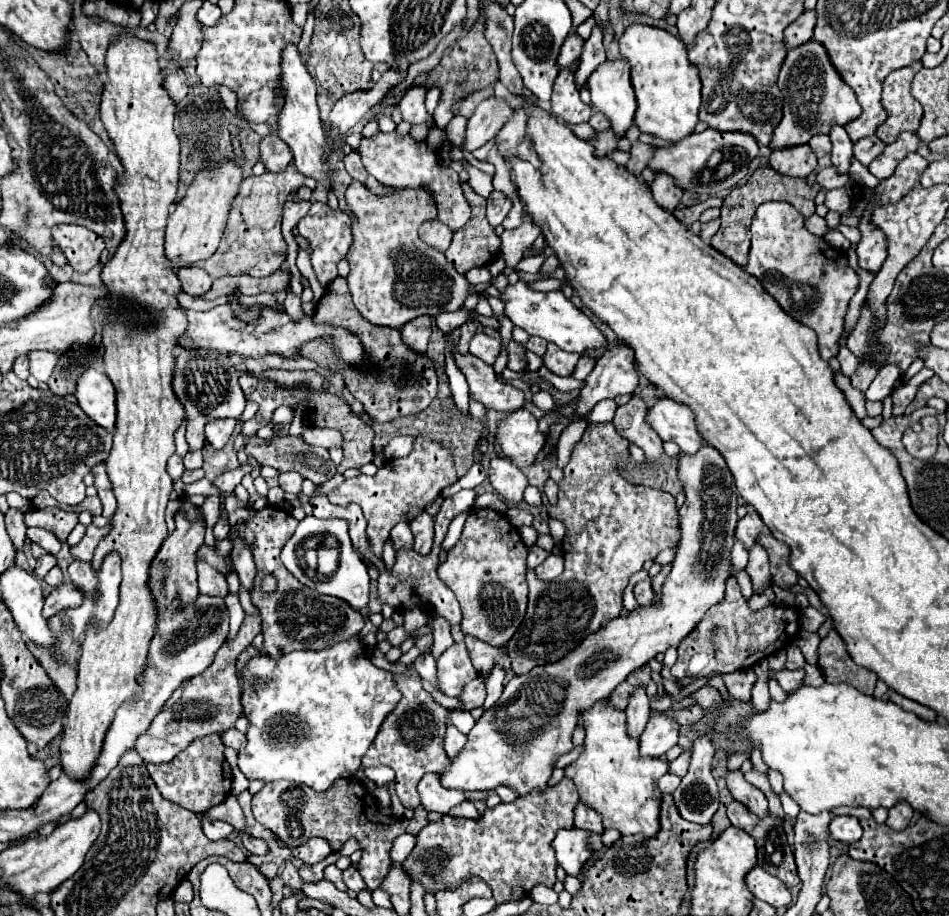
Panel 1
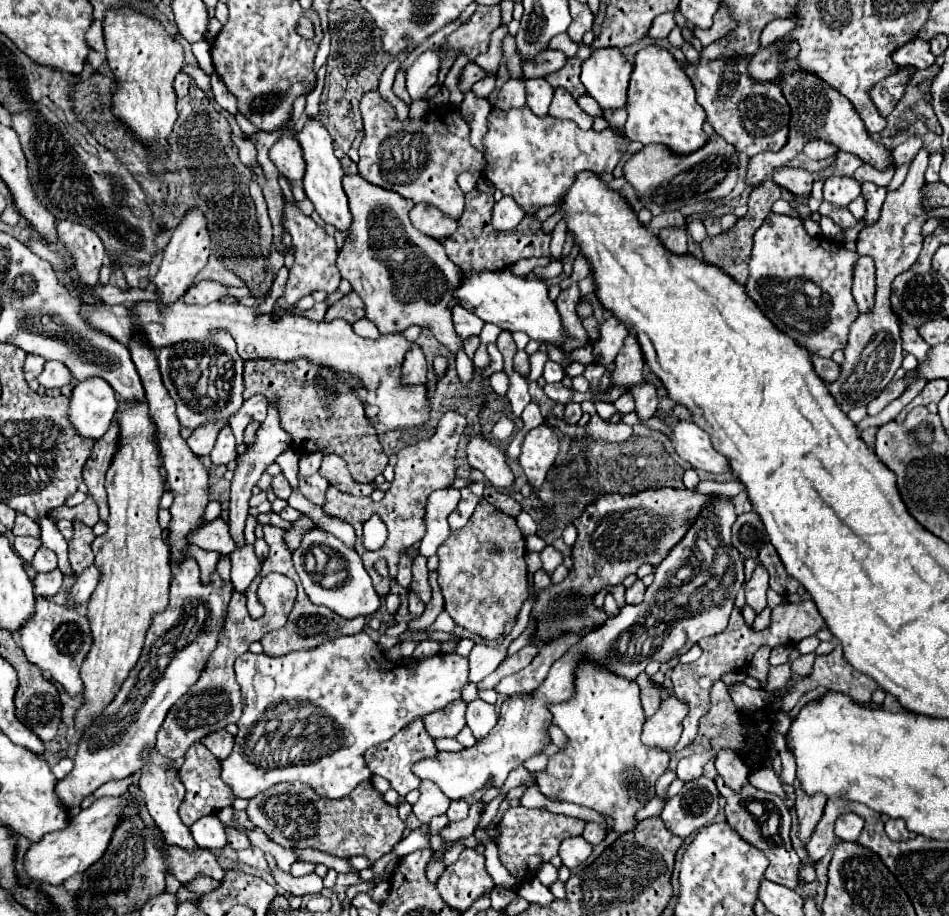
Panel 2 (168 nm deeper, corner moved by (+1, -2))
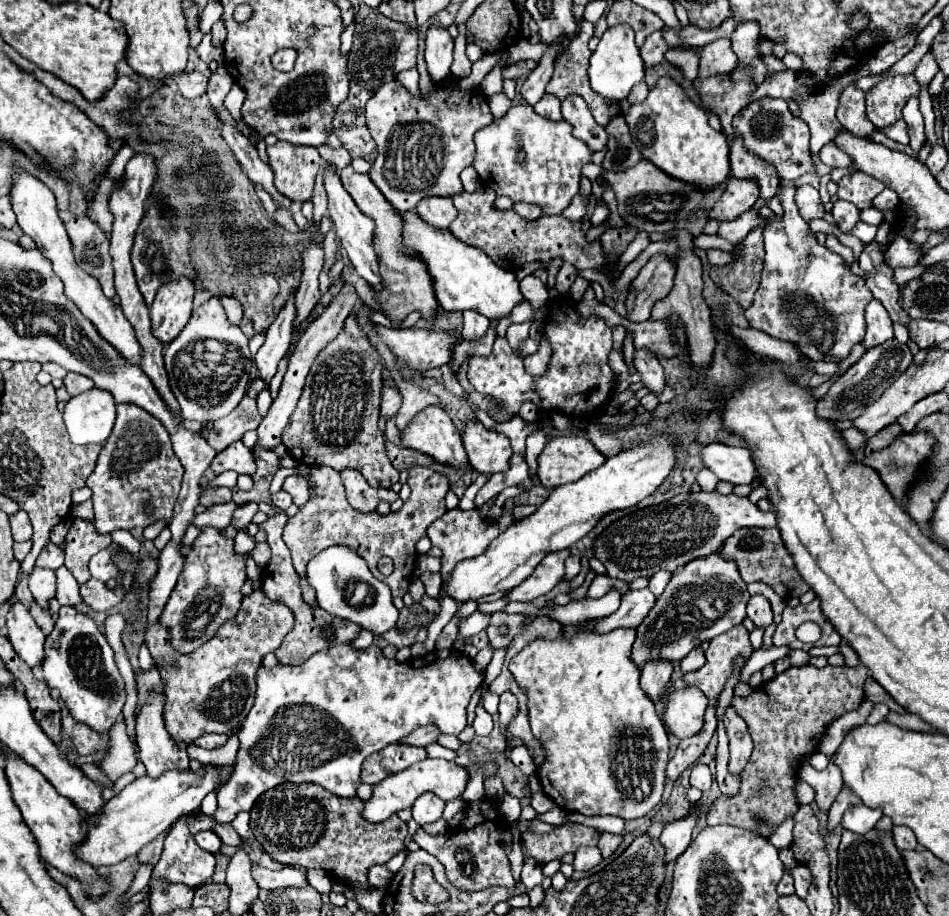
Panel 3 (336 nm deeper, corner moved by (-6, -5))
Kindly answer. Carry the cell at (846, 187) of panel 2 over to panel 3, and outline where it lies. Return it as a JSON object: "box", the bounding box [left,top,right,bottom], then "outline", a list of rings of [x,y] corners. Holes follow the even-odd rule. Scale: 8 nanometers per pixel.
{"box":[831,199,859,233],"outline":[[[837,199],[833,203],[833,211],[831,213],[833,213],[835,223],[837,223],[841,233],[851,233],[851,229],[859,221],[859,209],[855,205],[851,205],[849,201],[839,201]]]}

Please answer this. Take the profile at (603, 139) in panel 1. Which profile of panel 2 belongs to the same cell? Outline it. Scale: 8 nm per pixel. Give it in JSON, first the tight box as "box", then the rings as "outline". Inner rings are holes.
{"box":[484,106,630,212],"outline":[[[522,106],[504,114],[488,116],[484,146],[484,158],[488,162],[484,176],[490,178],[506,196],[512,196],[526,212],[536,212],[540,206],[556,204],[578,172],[612,172],[628,156],[630,140],[614,128],[606,128],[602,132],[590,128],[584,132],[574,122],[552,116],[540,118],[528,106]]]}

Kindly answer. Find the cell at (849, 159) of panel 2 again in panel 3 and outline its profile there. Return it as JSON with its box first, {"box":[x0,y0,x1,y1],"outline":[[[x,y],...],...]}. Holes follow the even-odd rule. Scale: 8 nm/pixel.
{"box":[733,97,813,181],"outline":[[[763,97],[751,103],[747,109],[735,115],[733,127],[735,127],[735,135],[745,141],[745,147],[751,153],[759,155],[777,169],[779,179],[795,181],[797,177],[813,171],[811,153],[809,153],[809,127],[803,119],[793,117],[785,99]]]}

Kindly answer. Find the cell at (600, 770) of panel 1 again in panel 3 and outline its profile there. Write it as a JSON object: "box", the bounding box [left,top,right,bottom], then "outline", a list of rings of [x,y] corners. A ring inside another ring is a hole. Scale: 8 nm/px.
{"box":[509,629,669,819],"outline":[[[563,629],[559,631],[557,639],[533,639],[519,655],[515,655],[509,663],[509,669],[519,683],[519,687],[527,693],[527,705],[529,705],[529,721],[531,721],[531,733],[535,739],[539,739],[541,747],[545,749],[545,761],[537,769],[537,777],[541,781],[541,787],[547,797],[551,797],[561,809],[565,811],[577,811],[589,817],[595,815],[615,815],[621,819],[637,819],[647,815],[651,809],[657,807],[663,795],[663,783],[665,783],[665,767],[669,761],[669,737],[667,729],[661,721],[661,717],[655,711],[655,703],[649,699],[649,695],[639,687],[641,669],[631,659],[631,647],[635,641],[635,629],[613,629],[609,633],[597,633],[595,629],[579,629],[575,635],[565,635]]]}

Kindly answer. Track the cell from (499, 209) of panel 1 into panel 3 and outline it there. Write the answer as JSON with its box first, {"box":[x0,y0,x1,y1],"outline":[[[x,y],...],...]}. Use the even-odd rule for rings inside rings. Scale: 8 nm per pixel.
{"box":[513,203,543,221],"outline":[[[515,203],[513,209],[515,209],[521,217],[525,217],[527,221],[533,221],[533,219],[537,219],[539,215],[543,215],[541,207],[539,207],[539,205],[531,205],[531,203]]]}

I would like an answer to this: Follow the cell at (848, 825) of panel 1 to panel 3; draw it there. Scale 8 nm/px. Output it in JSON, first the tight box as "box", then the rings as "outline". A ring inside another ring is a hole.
{"box":[843,805,883,833],"outline":[[[853,805],[845,811],[843,815],[843,827],[853,831],[853,833],[867,833],[867,829],[873,829],[875,823],[883,817],[883,811],[881,809],[873,809],[873,807],[867,807],[867,805]]]}

